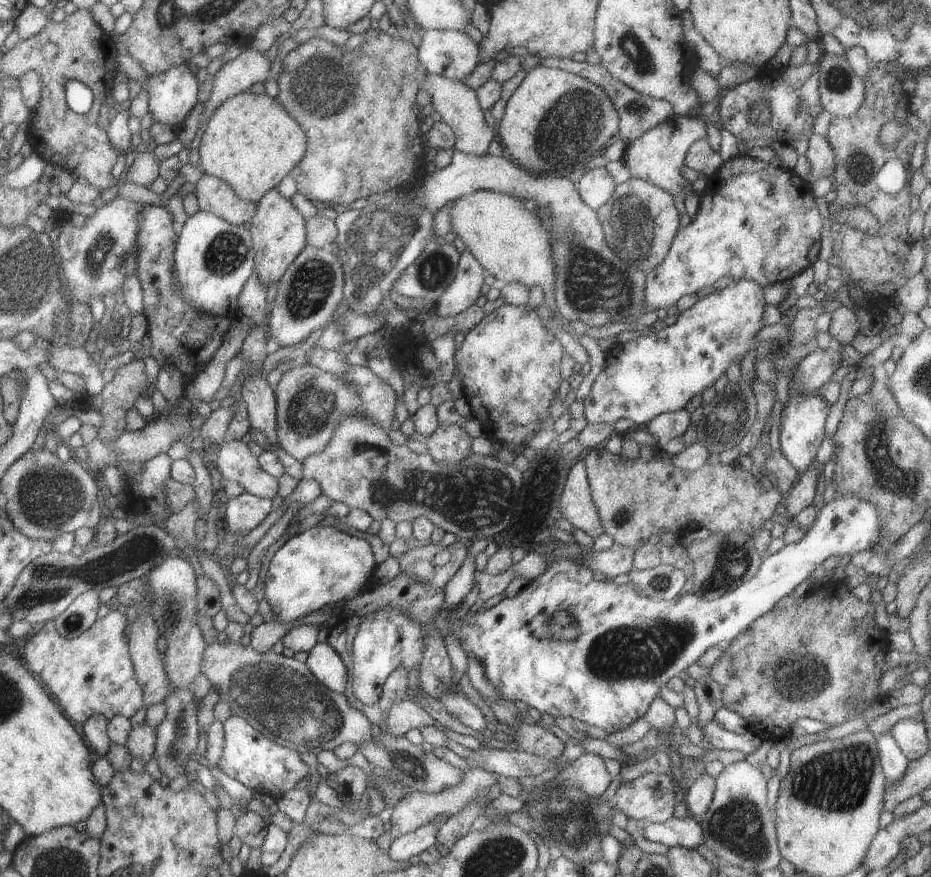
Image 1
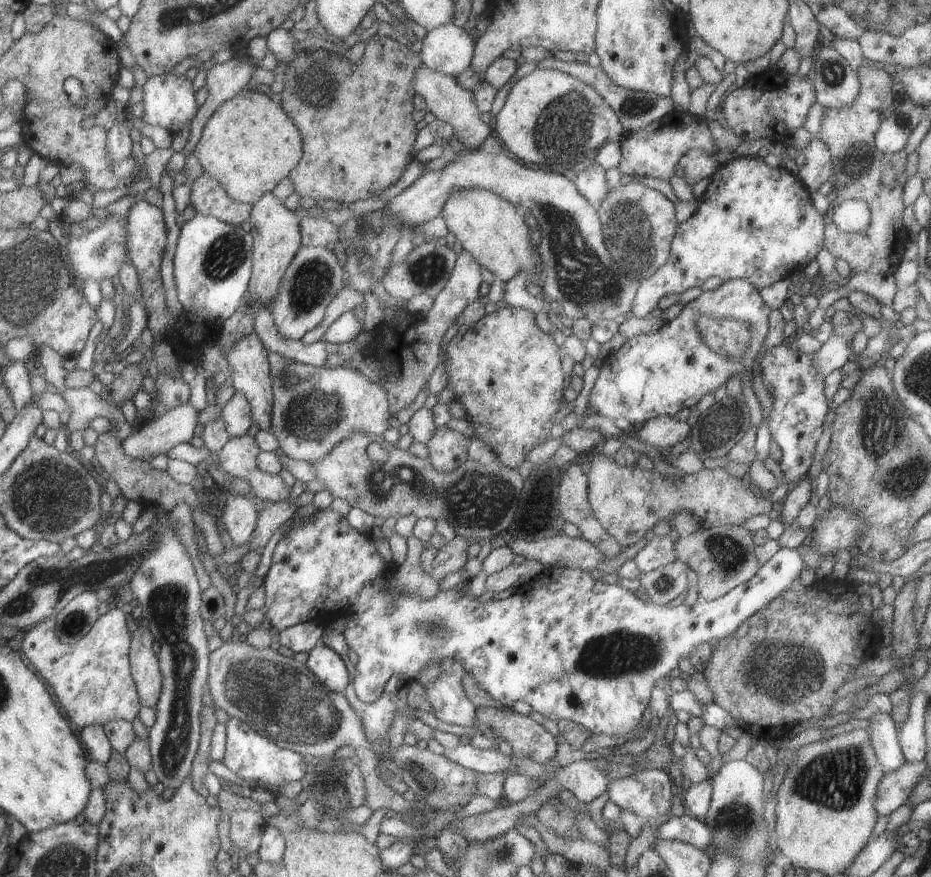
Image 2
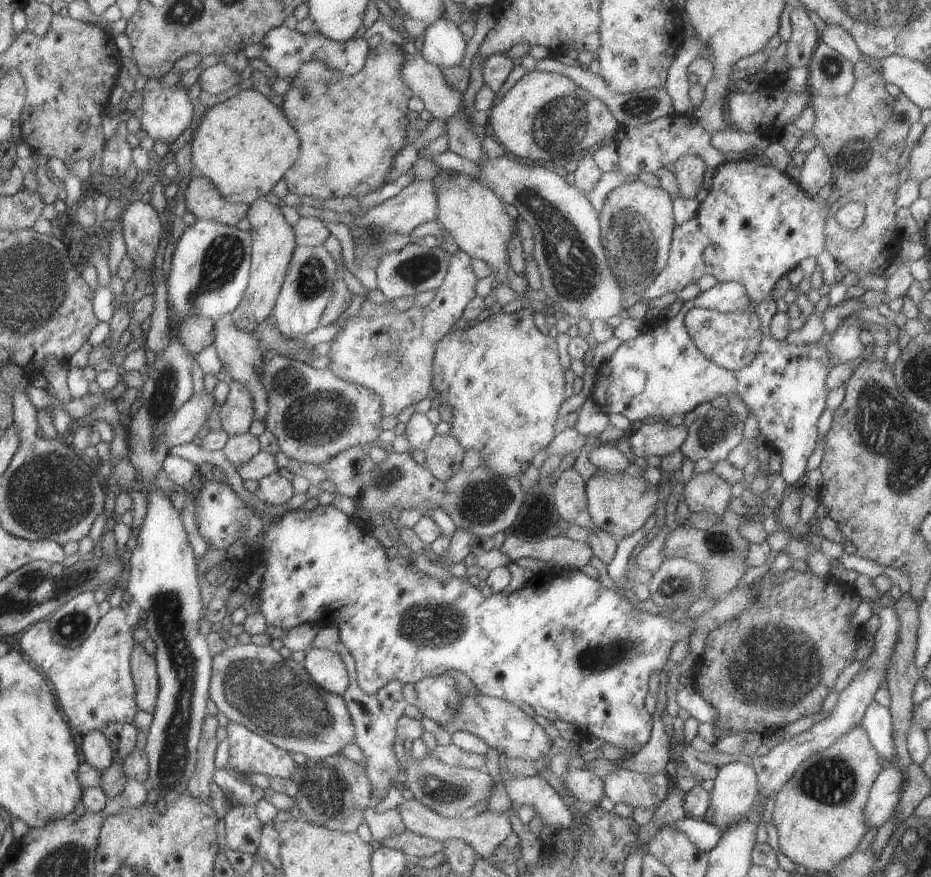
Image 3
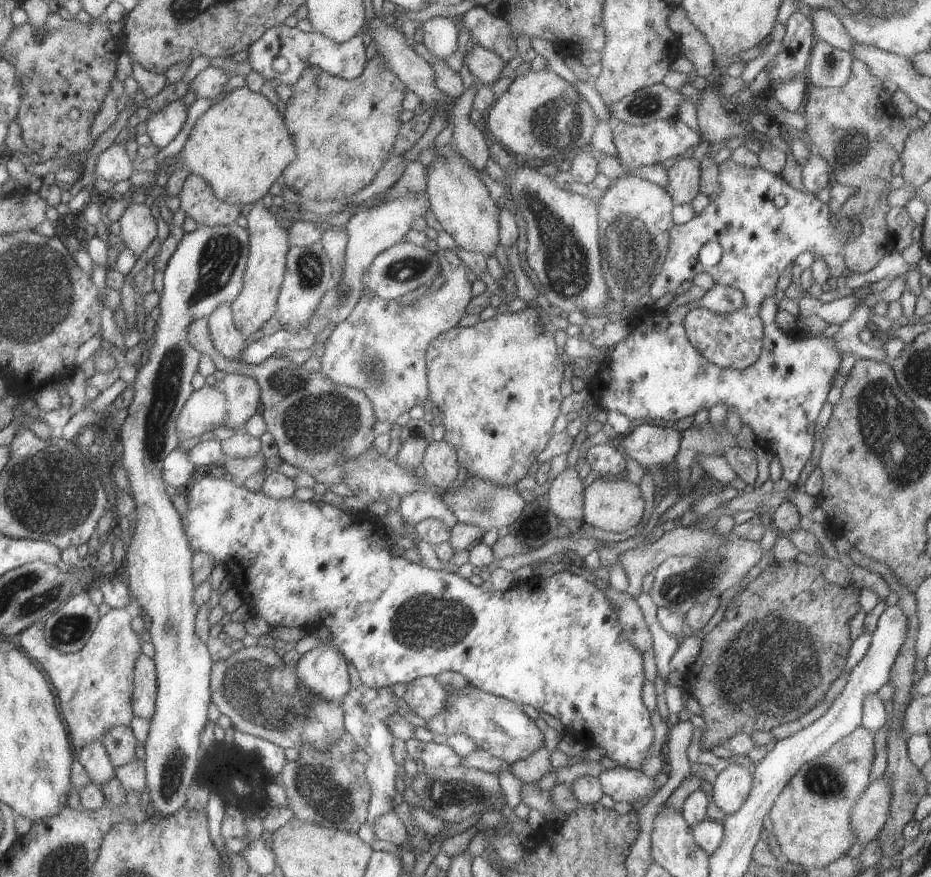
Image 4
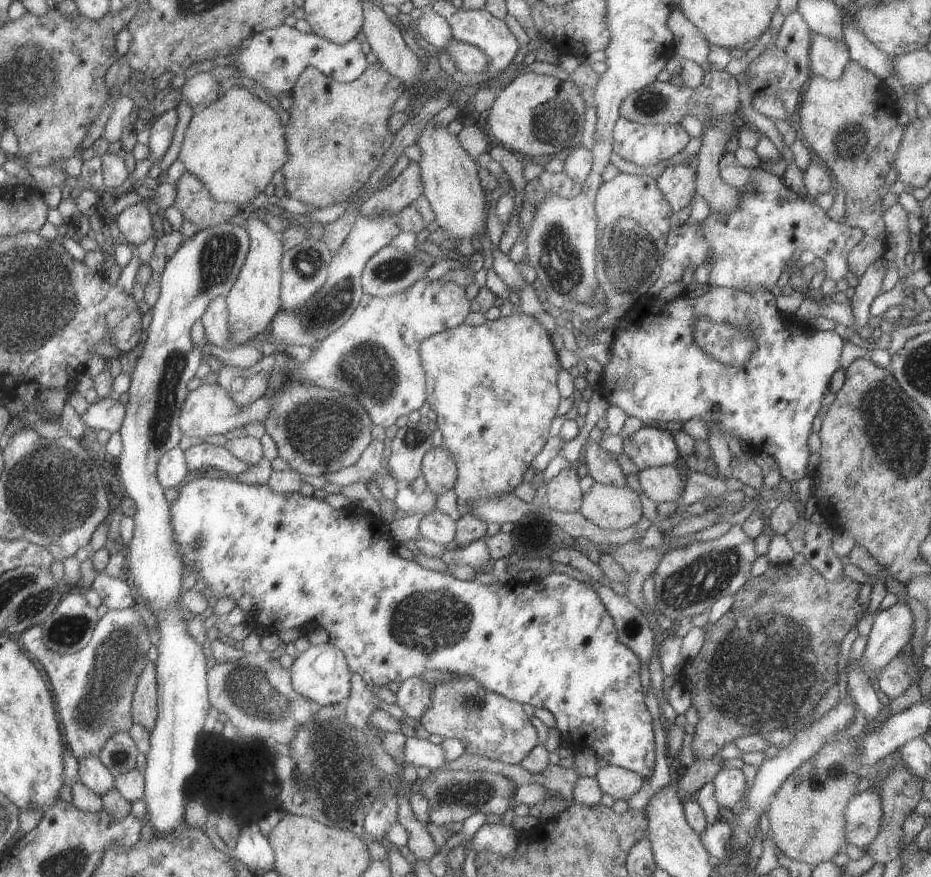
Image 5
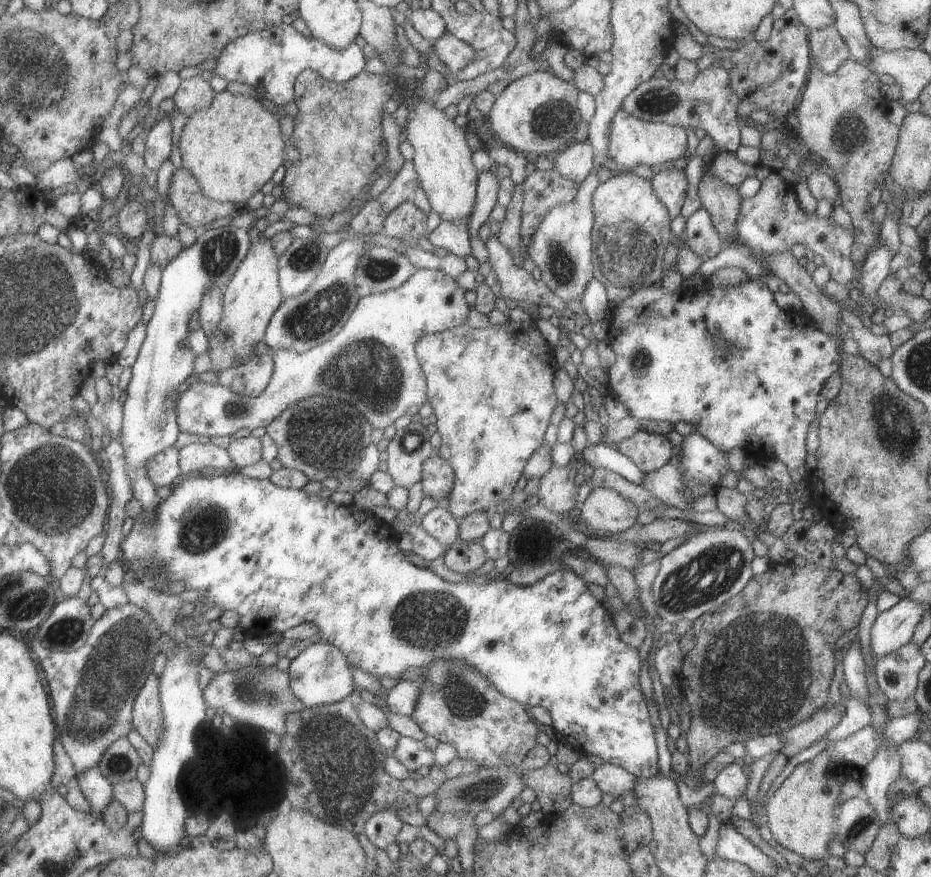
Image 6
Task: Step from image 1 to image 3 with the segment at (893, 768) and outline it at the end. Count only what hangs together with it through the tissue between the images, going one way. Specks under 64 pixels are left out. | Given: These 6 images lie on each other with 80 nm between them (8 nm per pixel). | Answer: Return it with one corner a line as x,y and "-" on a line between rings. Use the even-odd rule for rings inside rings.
871,701
865,709
860,726
866,730
878,756
887,760
886,766
891,765
894,750
891,736
892,718
888,707

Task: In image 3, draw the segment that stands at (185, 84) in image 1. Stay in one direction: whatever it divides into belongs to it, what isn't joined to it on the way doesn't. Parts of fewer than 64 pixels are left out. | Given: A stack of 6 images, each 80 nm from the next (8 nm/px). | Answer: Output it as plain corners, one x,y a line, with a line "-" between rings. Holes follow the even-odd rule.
147,79
142,90
142,115
140,125
146,135
154,140
162,140
170,145
189,124
195,101
187,97
187,89
177,84
165,88
159,79

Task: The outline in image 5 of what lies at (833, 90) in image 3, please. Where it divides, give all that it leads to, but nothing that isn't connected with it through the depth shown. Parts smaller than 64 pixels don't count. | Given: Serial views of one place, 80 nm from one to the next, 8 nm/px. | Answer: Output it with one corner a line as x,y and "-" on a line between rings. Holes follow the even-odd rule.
817,33
811,38
809,49
810,72
826,81
839,79
847,61
850,60
845,43

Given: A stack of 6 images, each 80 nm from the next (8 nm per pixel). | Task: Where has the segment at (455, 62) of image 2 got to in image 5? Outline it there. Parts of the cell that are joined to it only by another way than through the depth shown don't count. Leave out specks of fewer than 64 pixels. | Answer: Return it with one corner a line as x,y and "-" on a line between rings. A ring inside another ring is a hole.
430,8
422,10
421,16
416,19
416,28
422,38
433,47
432,51
436,55
441,53
452,38
452,30
447,21

